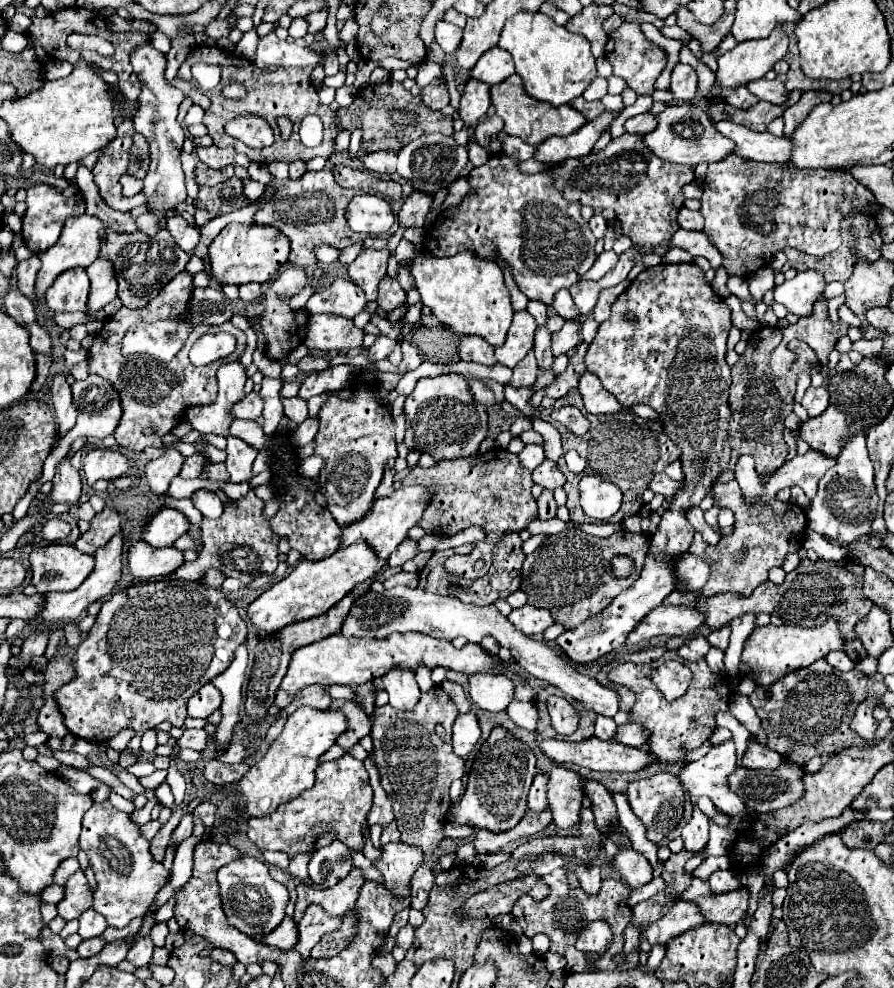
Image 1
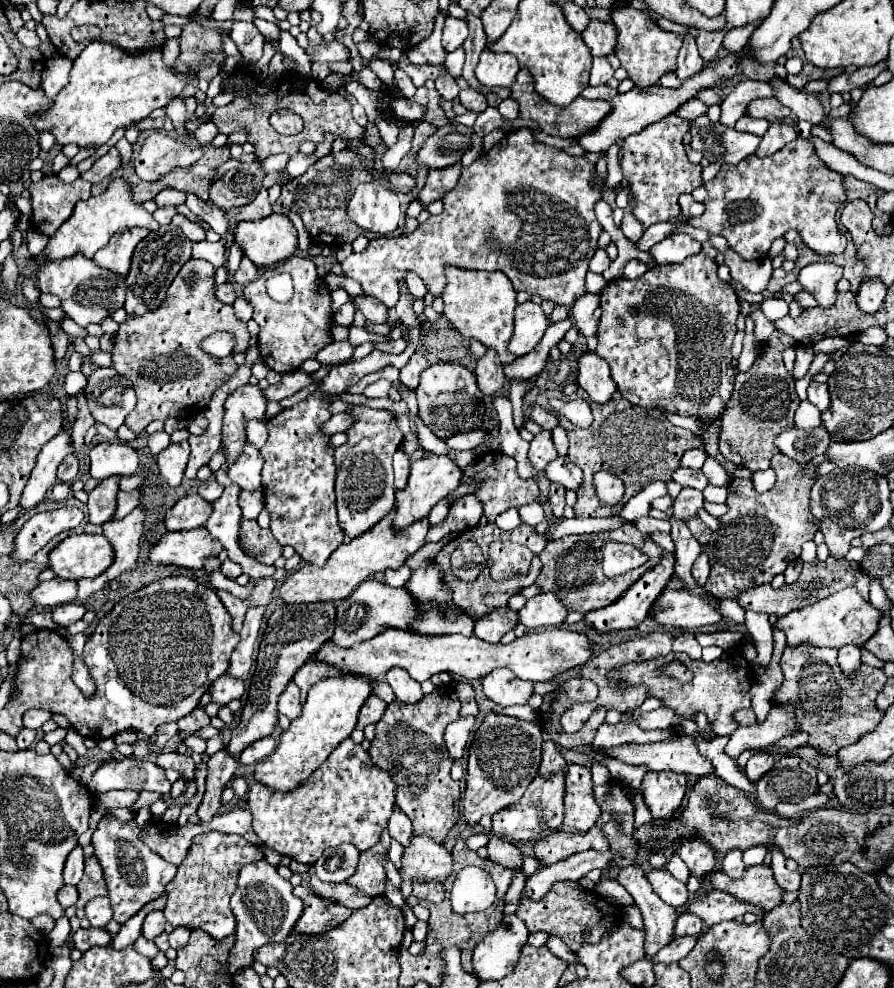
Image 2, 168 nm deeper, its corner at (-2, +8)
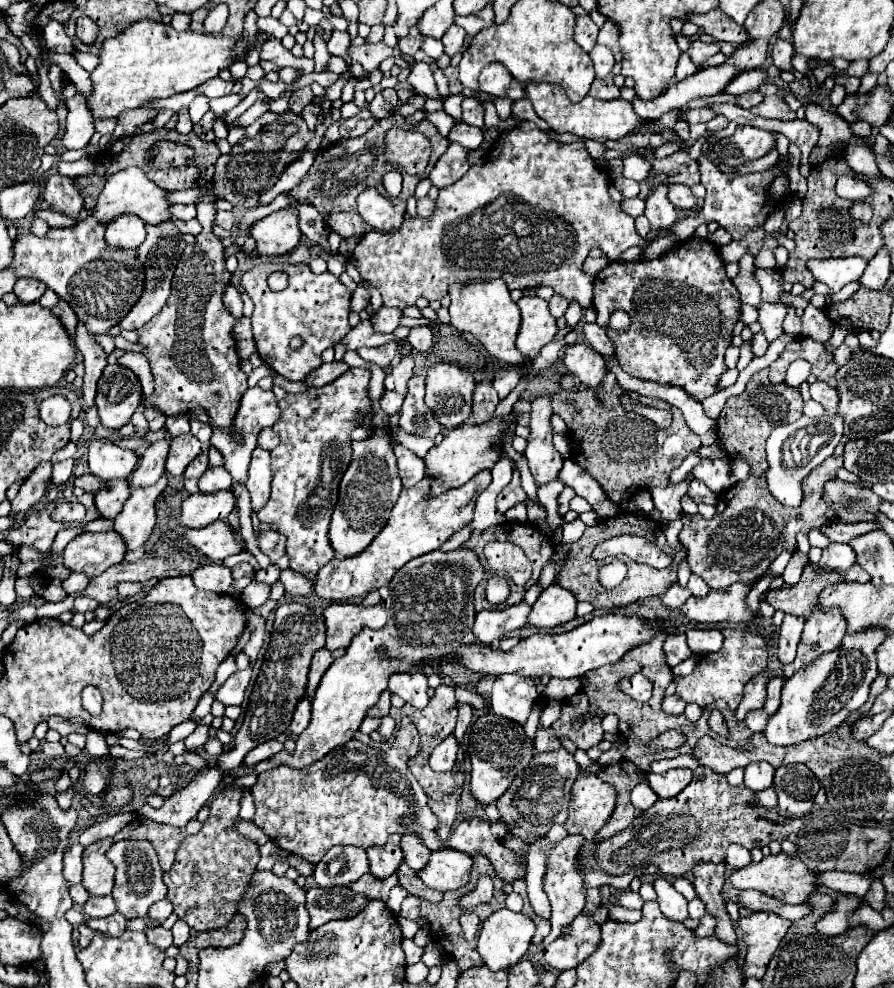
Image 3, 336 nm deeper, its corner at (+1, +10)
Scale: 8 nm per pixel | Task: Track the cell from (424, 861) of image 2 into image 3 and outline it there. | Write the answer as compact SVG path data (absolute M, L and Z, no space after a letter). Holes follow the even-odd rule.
M448 848L448 850L432 852L428 866L422 872L418 872L418 876L426 886L446 892L466 886L470 882L468 878L470 870L472 870L470 856Z

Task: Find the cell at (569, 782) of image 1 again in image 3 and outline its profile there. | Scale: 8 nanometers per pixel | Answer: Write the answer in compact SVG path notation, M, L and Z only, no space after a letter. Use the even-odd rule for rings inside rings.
M580 774L572 786L570 816L564 824L568 834L582 834L588 842L598 844L596 834L610 820L616 808L616 788L598 776Z

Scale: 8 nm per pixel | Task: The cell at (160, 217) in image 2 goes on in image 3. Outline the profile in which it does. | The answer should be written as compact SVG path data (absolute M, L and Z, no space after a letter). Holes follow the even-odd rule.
M174 204L170 208L170 212L178 220L192 220L196 216L196 206L194 204L186 204L186 206L184 204Z

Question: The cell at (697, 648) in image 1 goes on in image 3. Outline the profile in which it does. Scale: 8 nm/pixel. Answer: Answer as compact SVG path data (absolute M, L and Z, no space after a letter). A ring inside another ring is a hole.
M678 632L678 634L672 634L672 636L666 636L664 640L664 654L666 654L666 664L670 668L674 668L676 664L688 660L692 656L688 644L686 644L686 636L684 632Z

